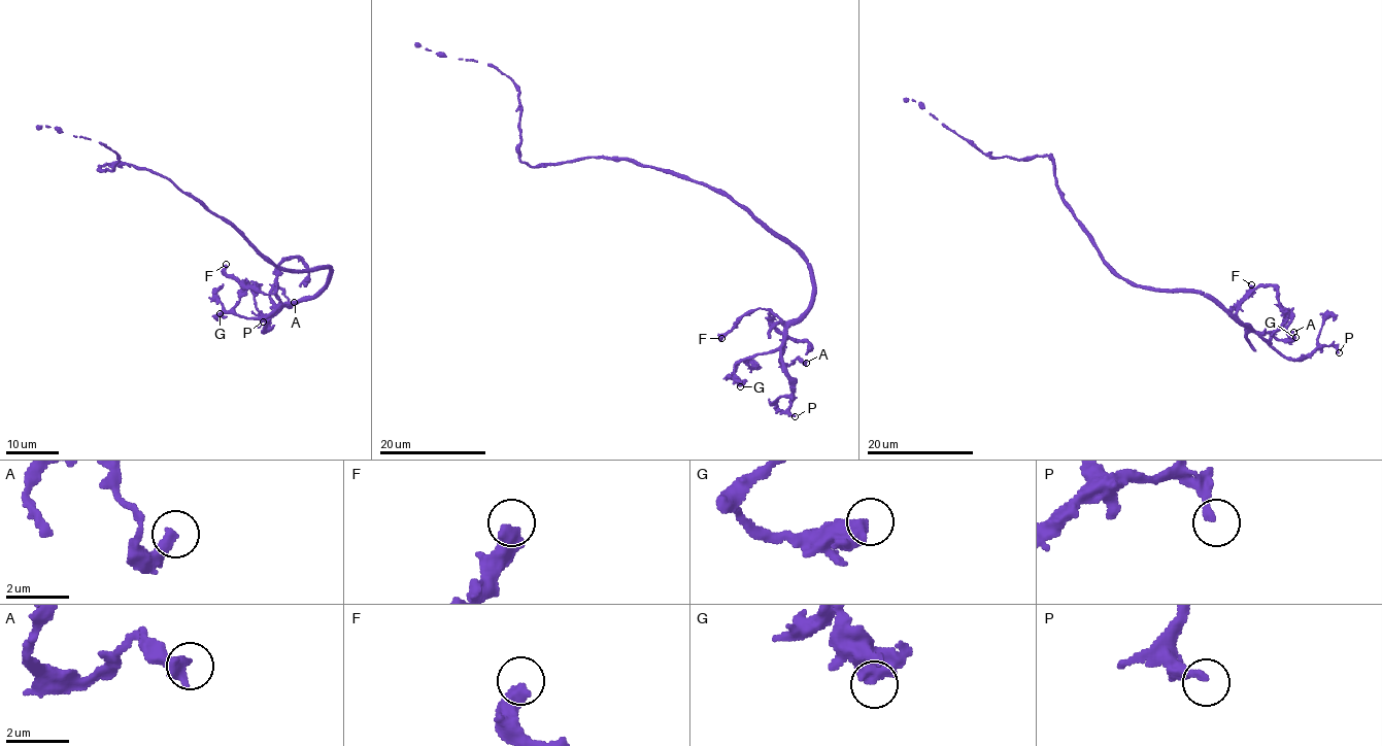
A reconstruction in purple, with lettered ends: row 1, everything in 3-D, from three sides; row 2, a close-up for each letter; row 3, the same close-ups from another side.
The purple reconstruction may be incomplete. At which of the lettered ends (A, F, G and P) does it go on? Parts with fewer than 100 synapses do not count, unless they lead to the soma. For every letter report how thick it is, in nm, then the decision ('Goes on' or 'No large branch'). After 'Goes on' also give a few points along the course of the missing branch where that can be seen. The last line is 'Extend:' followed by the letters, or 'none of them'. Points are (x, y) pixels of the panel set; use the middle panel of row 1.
A: Thickness 320 nm. No large branch
F: Thickness 480 nm. No large branch
G: Thickness 400 nm. No large branch
P: Thickness 240 nm. No large branch
Extend: none of them

